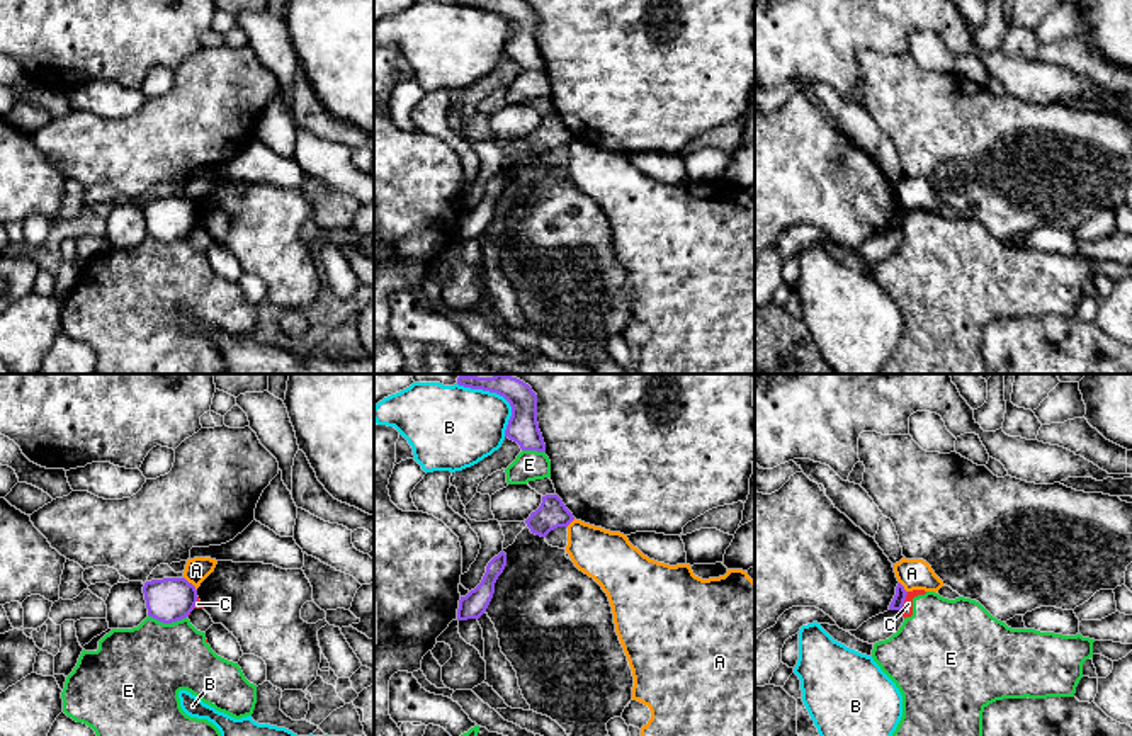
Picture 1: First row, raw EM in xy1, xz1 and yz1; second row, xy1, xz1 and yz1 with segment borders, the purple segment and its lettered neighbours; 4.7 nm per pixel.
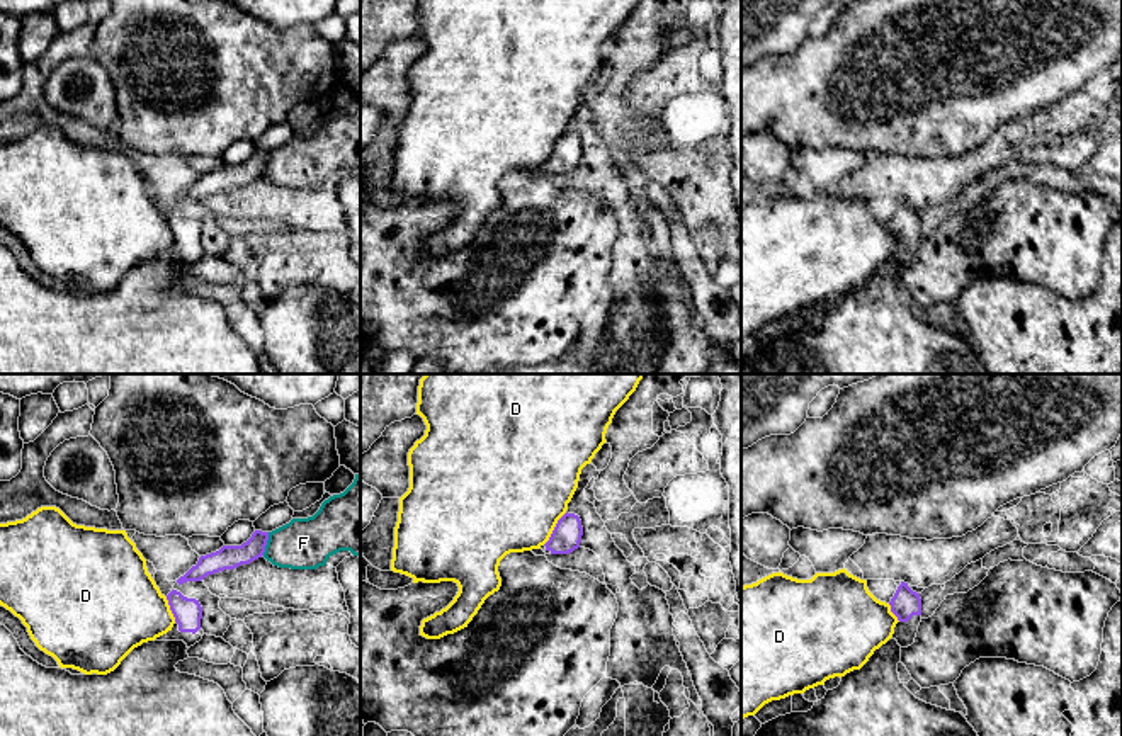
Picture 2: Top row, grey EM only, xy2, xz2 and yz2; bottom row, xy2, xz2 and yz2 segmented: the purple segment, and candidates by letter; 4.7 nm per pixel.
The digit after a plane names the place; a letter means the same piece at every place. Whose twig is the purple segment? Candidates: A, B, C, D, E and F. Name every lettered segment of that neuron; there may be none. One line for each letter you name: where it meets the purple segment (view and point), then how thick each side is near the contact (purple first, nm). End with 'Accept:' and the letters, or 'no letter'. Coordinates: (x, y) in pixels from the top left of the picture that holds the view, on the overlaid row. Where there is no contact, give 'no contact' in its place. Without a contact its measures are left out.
Accept: no letter

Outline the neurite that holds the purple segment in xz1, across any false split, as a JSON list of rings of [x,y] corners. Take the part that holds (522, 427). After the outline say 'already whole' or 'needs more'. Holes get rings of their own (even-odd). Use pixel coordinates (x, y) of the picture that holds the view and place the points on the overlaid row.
[[[495,374],[493,377],[459,376],[457,384],[503,396],[512,406],[505,437],[517,442],[522,450],[546,452],[537,423],[537,394],[529,384],[505,374]]]; already whole

